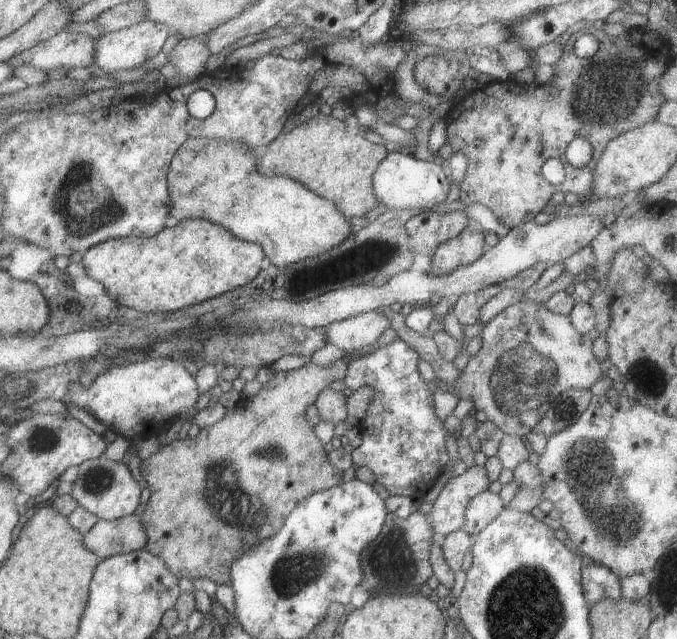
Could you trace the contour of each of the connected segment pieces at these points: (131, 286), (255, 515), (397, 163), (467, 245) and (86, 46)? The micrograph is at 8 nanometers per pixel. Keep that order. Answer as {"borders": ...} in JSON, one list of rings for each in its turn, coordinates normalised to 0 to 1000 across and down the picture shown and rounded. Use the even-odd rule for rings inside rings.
{"borders":[[[[275,343],[226,372],[161,376],[124,397],[129,430],[151,443],[157,459],[180,479],[205,488],[253,488],[306,473],[365,448],[396,413],[386,382],[363,379],[312,346]]],[[[504,560],[484,573],[468,573],[468,570],[461,570],[456,565],[442,577],[430,577],[425,582],[408,582],[399,595],[387,603],[383,613],[374,623],[353,628],[346,635],[338,637],[337,648],[332,649],[329,657],[321,660],[319,665],[295,671],[295,678],[290,684],[275,684],[270,689],[258,687],[251,695],[236,701],[229,710],[211,720],[207,732],[213,748],[211,754],[220,770],[223,770],[223,779],[219,779],[211,804],[207,808],[211,823],[214,823],[214,833],[217,833],[217,854],[211,859],[220,861],[222,867],[236,870],[266,905],[282,908],[288,908],[288,905],[307,905],[321,915],[332,914],[341,917],[344,911],[343,886],[346,881],[353,878],[372,858],[383,853],[386,847],[394,847],[403,836],[409,836],[421,823],[425,808],[451,779],[507,757],[507,745],[510,742],[489,726],[489,720],[486,720],[487,709],[480,709],[477,692],[468,685],[464,667],[456,664],[453,642],[456,635],[467,634],[474,613],[482,610],[486,601],[492,601],[492,598],[499,595],[508,595],[513,590],[513,579],[516,579],[518,567],[518,562]],[[326,748],[329,748],[329,761],[323,761],[323,764],[315,761],[315,751],[321,754]]],[[[578,238],[573,247],[557,263],[552,291],[560,315],[576,327],[610,327],[634,330],[644,319],[656,316],[668,290],[656,260],[645,260],[640,250],[616,250],[607,241]]],[[[697,355],[688,357],[675,369],[659,374],[640,391],[634,429],[654,432],[681,416],[693,416],[709,404],[718,390],[715,363],[702,363]]],[[[100,45],[80,59],[55,69],[10,95],[13,103],[41,102],[64,113],[90,105],[131,106],[140,100],[143,61],[126,52]]]]}

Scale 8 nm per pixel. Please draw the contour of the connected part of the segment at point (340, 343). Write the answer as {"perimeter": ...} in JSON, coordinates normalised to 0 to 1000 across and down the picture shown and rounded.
{"perimeter":[[[566,485],[542,488],[483,510],[483,538],[492,538],[508,552],[557,541],[569,516],[578,512],[578,498]]]}

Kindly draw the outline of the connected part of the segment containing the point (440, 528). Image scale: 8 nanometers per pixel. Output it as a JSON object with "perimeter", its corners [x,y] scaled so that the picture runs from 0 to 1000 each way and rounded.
{"perimeter":[[[697,729],[668,746],[640,786],[637,820],[643,837],[660,837],[687,818],[687,795],[705,773],[721,767],[724,756],[715,729]]]}

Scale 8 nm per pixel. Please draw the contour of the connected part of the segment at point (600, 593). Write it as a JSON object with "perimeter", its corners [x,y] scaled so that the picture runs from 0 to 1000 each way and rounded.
{"perimeter":[[[867,881],[855,892],[861,936],[870,950],[894,936],[914,939],[917,934],[916,908],[894,886]]]}

